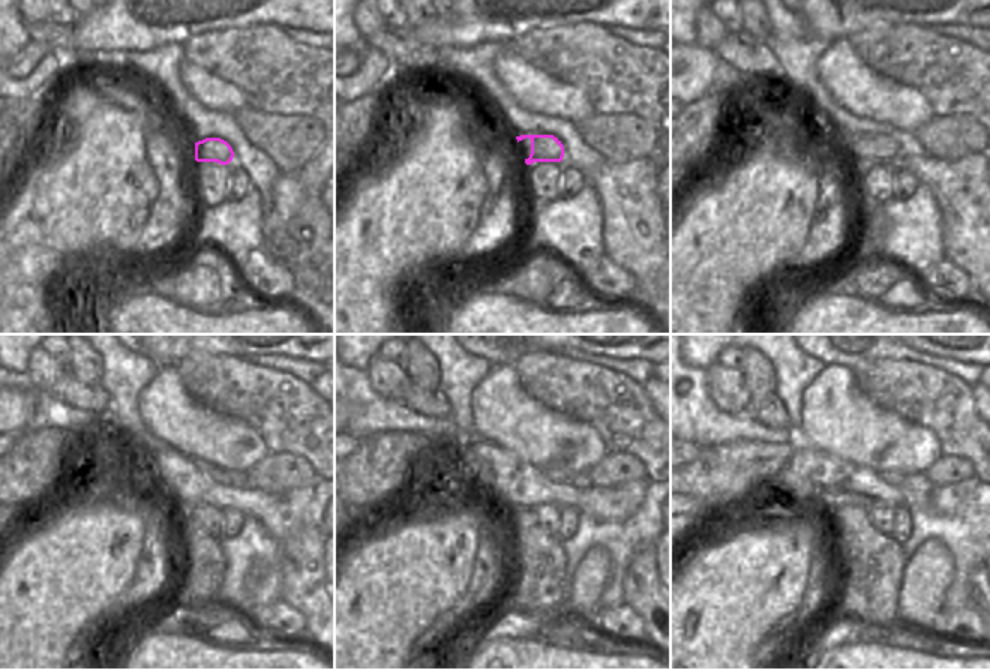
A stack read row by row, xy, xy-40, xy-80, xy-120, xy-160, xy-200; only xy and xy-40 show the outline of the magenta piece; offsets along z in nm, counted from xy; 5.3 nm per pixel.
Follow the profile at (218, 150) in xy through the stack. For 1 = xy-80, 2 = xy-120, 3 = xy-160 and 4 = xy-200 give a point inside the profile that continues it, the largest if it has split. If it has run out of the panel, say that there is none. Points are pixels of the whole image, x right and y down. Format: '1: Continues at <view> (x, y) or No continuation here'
1: Continues at xy-80 (887, 149)
2: Continues at xy-120 (216, 474)
3: Continues at xy-160 (557, 477)
4: Continues at xy-200 (891, 477).

